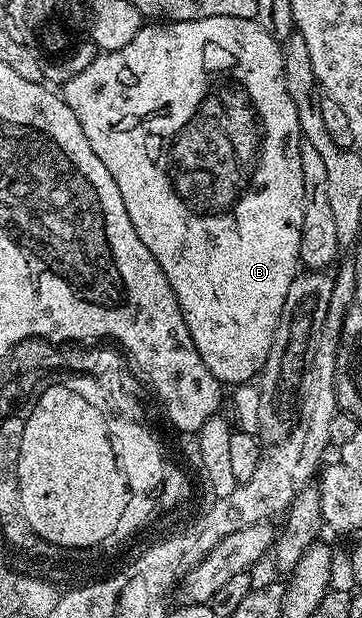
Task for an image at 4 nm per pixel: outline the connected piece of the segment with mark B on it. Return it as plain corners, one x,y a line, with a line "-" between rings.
205,17
184,23
159,21
154,25
144,25
137,37
129,41
129,45
121,45
121,49
116,51
99,53
91,65
61,87
63,100
69,109
73,109
77,121
81,121
81,129
85,129
89,145
93,145
93,153
101,157
113,181
117,181
121,201
125,201
125,209
129,213
129,221
133,221
133,229
137,229
137,237
141,237
143,247
149,249
157,265
161,265
181,305
189,337
193,337
193,345
201,361
205,361
209,373
213,373
213,377
223,385
250,384
263,370
265,359
273,354
271,346
275,343
275,331
280,330
279,318
289,285
297,277
298,271
295,270
301,267
299,246
305,197
299,152
301,134
297,109
285,85
283,53
281,43
255,19

